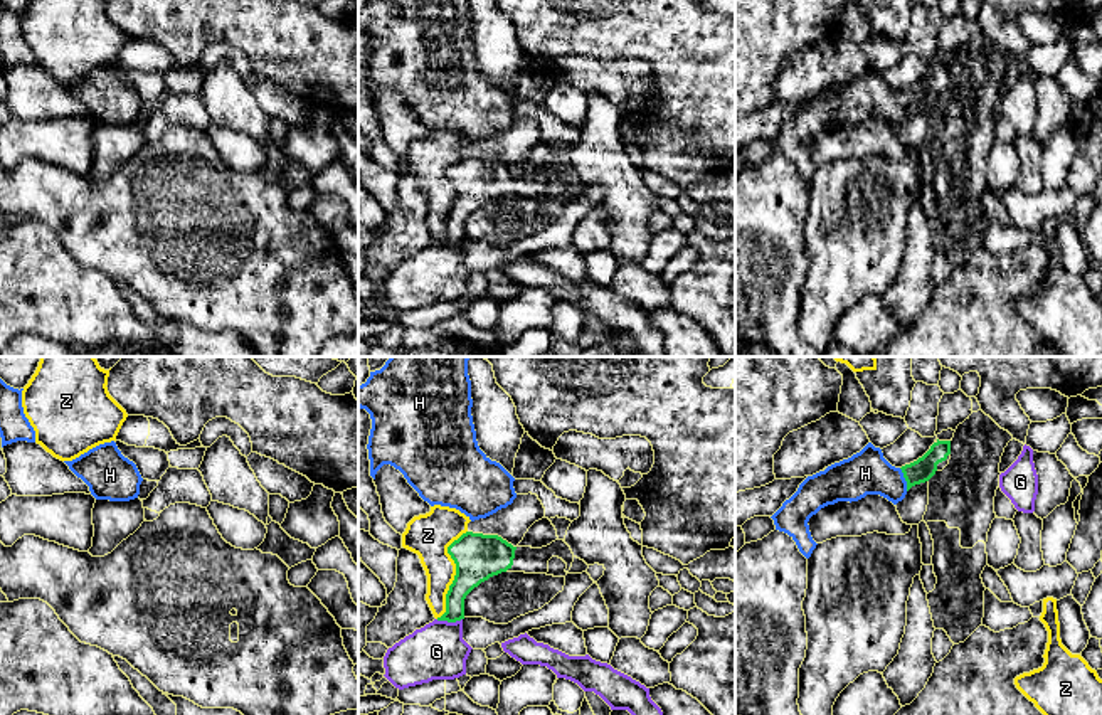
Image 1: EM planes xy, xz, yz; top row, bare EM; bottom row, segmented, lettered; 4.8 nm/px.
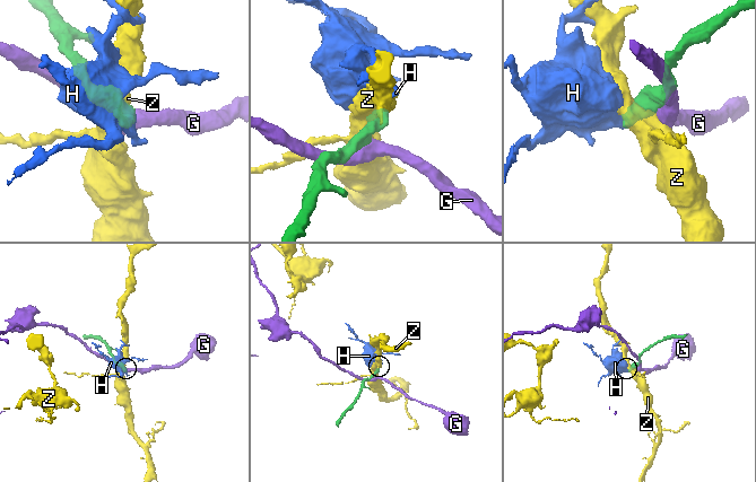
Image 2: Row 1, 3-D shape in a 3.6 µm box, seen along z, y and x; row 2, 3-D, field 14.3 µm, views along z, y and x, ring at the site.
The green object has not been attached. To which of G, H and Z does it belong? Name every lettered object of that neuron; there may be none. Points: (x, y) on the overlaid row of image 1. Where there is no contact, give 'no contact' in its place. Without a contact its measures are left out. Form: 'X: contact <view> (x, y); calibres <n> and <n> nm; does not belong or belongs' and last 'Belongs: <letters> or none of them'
G: contact xz (448, 621); calibres 140 and 280 nm; does not belong
H: contact yz (905, 480); calibres 110 and 200 nm; belongs
Z: contact xz (456, 574); calibres 220 and 200 nm; does not belong
Belongs: H

